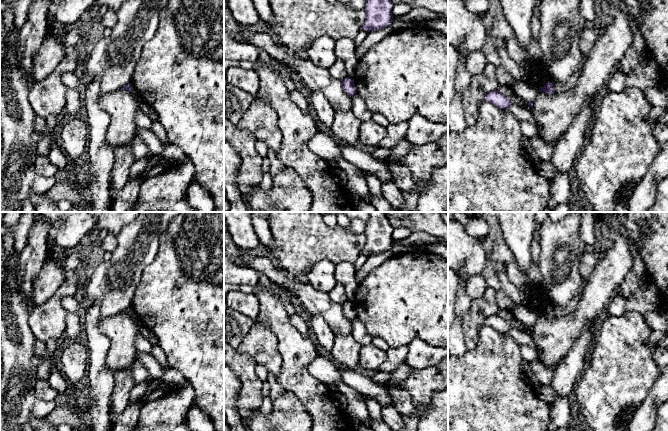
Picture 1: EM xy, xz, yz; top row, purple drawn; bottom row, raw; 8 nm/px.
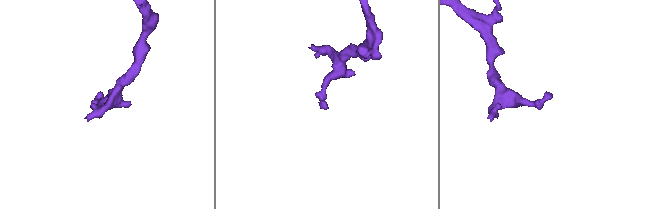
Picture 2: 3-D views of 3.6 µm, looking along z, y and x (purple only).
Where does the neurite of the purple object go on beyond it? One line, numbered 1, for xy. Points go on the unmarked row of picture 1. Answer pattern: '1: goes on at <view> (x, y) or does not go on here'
1: does not go on here

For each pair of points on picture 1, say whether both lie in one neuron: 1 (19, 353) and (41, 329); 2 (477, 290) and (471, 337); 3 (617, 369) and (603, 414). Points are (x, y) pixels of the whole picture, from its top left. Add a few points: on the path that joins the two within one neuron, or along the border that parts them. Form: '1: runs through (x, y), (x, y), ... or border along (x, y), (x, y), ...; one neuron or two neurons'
1: border along (29, 313), (28, 326), (36, 339); two neurons
2: border along (487, 286), (479, 297), (472, 299); two neurons
3: runs through (617, 380), (609, 390), (608, 403); one neuron

